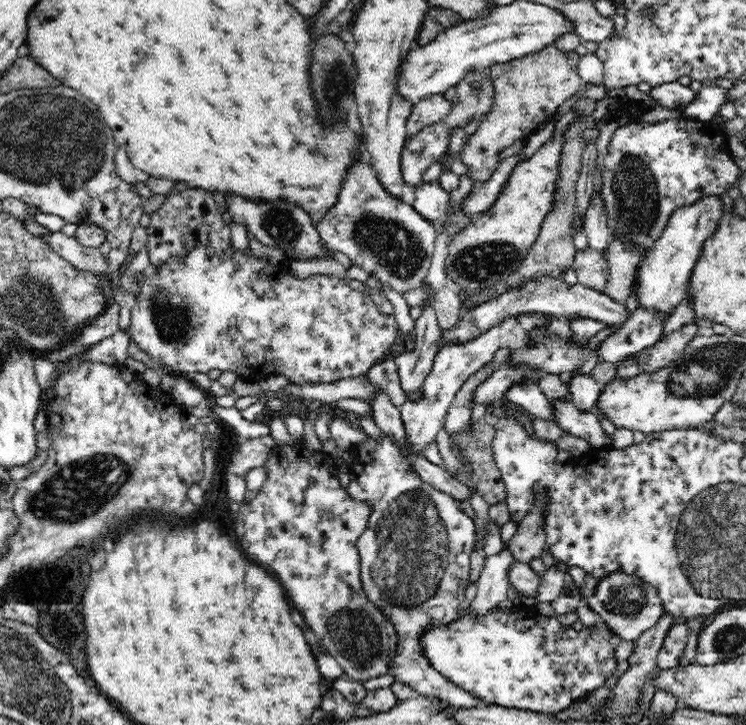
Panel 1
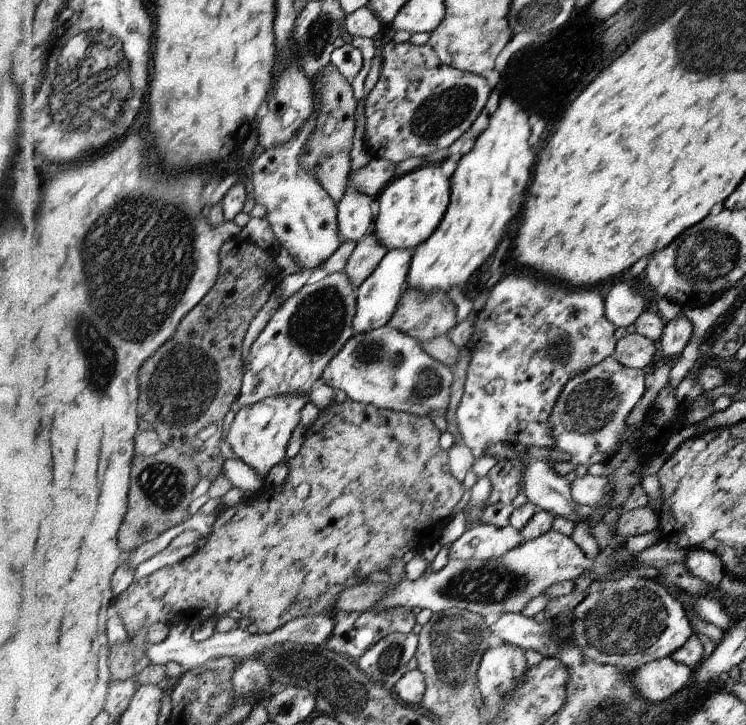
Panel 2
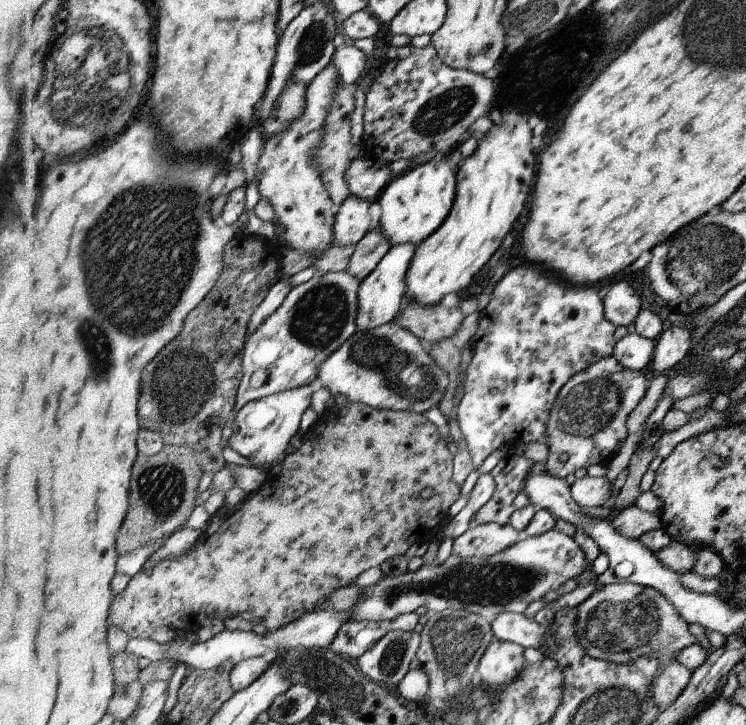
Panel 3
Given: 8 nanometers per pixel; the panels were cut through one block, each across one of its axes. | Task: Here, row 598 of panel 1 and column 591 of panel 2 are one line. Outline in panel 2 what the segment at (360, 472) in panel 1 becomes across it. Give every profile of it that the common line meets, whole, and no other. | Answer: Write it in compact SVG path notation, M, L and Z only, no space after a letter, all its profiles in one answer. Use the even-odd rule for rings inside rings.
M614 357L604 359L596 367L570 380L549 420L556 440L554 448L558 447L571 456L568 462L553 463L555 471L568 476L578 464L605 464L627 427L628 414L644 396L644 390L644 371L620 364Z

